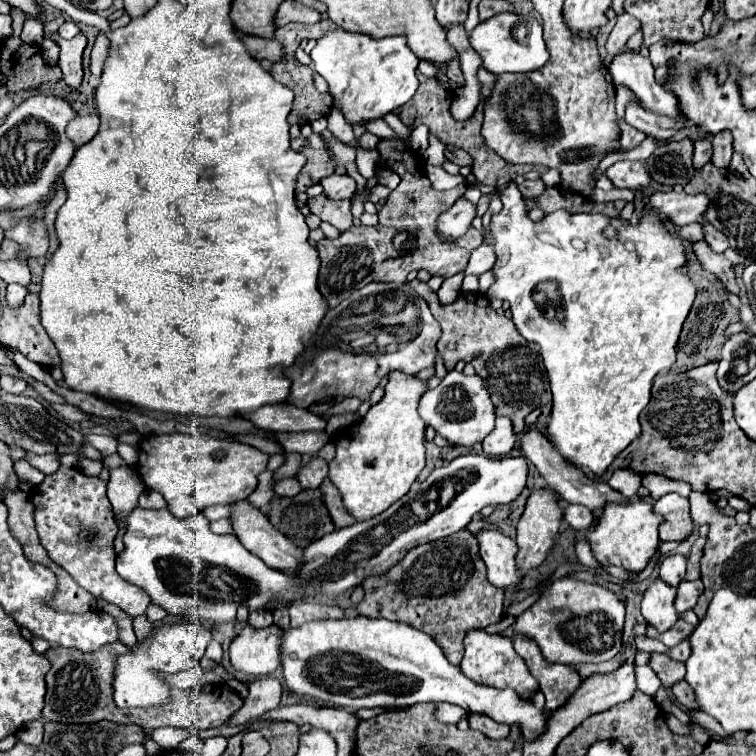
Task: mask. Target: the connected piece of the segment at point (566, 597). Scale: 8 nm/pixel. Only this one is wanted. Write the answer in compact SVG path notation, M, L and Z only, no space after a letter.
M575 578L555 580L539 600L529 606L511 626L507 626L501 634L511 638L517 634L531 636L537 640L543 656L551 662L561 662L567 666L591 662L599 664L611 660L621 652L621 634L625 620L625 604L611 590L581 582Z

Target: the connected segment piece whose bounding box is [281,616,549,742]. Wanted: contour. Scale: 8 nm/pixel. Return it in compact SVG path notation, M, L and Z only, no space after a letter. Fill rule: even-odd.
M351 616L341 620L315 620L307 622L301 628L283 630L281 636L281 670L285 684L291 692L301 696L311 696L315 700L323 700L335 706L359 708L407 708L419 702L449 702L461 706L465 712L471 714L485 714L499 724L519 724L523 728L523 740L533 742L537 740L547 726L549 714L533 706L531 700L523 700L517 692L497 690L491 686L475 684L467 676L463 676L461 668L449 664L441 648L431 640L431 636L415 630L413 626L391 622L383 618L367 618L367 616Z

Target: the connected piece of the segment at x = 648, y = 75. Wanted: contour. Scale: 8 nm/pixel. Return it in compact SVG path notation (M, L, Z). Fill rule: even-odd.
M625 46L613 58L609 72L613 76L613 82L623 82L625 86L629 86L649 112L679 118L677 100L671 92L667 92L661 84L657 84L655 68L649 62L649 58Z

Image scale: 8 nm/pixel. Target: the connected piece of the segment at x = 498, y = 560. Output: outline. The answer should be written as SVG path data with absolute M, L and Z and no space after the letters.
M481 530L477 534L481 546L481 558L487 566L487 580L501 590L517 590L523 574L517 568L517 544L513 538L497 530Z

